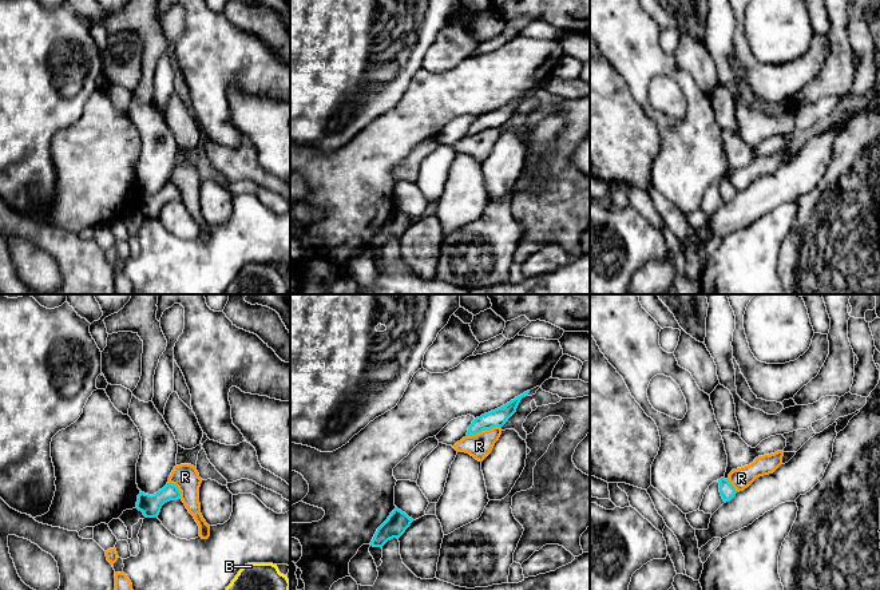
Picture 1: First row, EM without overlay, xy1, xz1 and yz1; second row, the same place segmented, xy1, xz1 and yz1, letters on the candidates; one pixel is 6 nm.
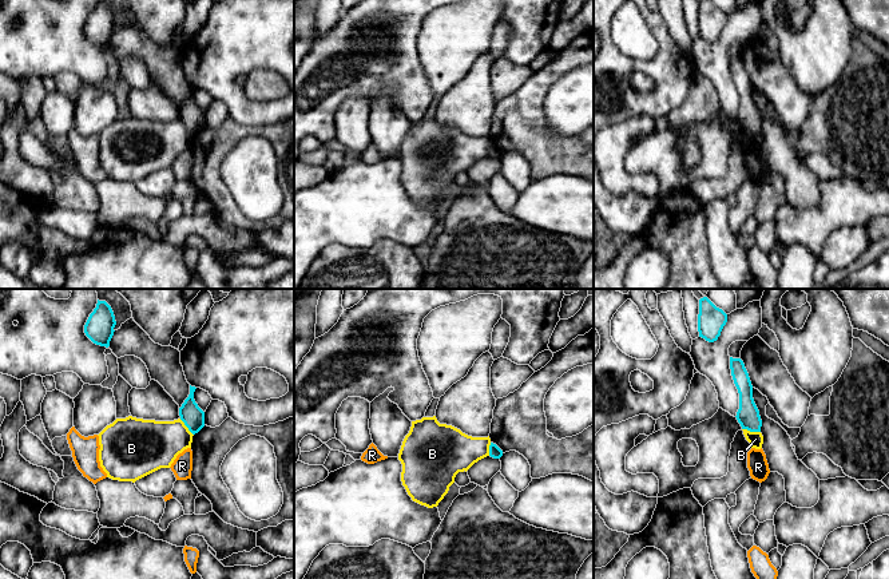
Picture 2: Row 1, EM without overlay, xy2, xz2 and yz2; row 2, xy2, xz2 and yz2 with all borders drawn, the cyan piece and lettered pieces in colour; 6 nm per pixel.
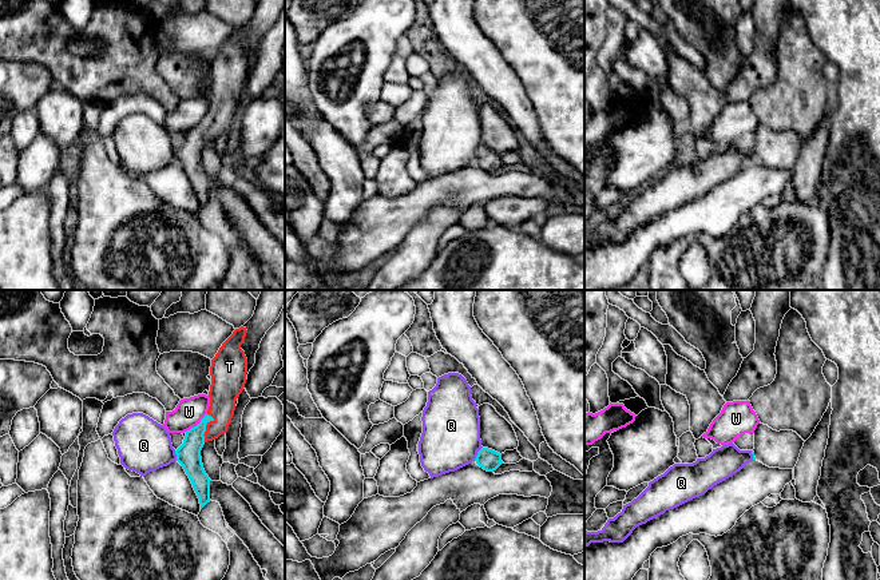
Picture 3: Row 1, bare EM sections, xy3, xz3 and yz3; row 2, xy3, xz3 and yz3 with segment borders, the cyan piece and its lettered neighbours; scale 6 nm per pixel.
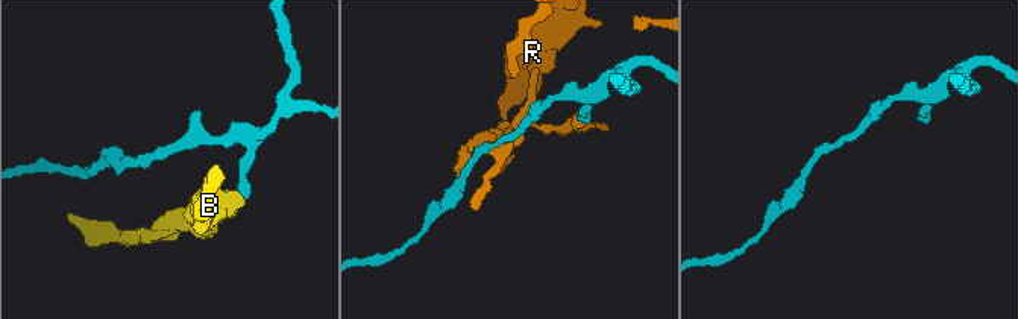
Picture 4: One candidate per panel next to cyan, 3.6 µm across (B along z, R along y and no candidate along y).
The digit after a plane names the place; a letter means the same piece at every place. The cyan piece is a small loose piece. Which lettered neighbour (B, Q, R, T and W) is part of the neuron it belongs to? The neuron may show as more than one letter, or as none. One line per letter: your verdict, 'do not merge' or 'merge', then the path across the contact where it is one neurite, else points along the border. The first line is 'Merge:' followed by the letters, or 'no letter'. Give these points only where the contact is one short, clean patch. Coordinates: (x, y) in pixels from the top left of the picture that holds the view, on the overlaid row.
Merge: T
B: do not merge; border yz2 (742, 428), (750, 432), (759, 432)
Q: do not merge; border xz3 (482, 447), (474, 460)
R: do not merge; border xz1 (500, 427), (482, 430), (467, 436)
T: merge; way xy3 (189, 453), (194, 440), (205, 428), (221, 412), (224, 392)
W: do not merge; border xy3 (206, 413), (186, 432)

